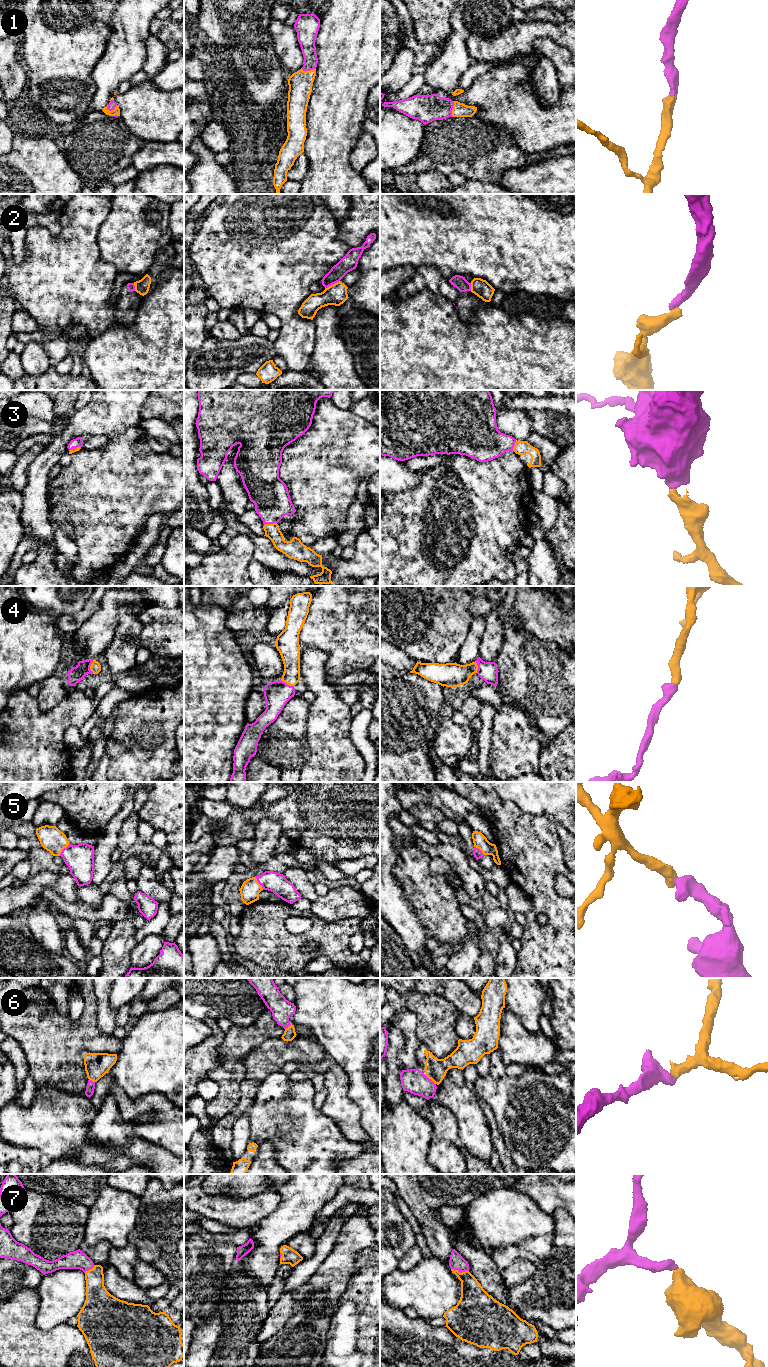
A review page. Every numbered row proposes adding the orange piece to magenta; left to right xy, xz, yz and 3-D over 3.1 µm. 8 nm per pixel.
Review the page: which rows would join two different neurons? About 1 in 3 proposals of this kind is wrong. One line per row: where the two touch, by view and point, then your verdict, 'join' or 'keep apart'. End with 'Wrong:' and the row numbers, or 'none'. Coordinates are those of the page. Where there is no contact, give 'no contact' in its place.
1: meets magenta in xy at (111, 110); join
2: meets magenta in xz at (332, 284); keep apart
3: meets magenta in xz at (270, 523); join
4: meets magenta in xy at (89, 667); join
5: meets magenta in xz at (258, 882); join
6: meets magenta in yz at (431, 1080); join
7: meets magenta in yz at (460, 1272); join
Wrong: 2

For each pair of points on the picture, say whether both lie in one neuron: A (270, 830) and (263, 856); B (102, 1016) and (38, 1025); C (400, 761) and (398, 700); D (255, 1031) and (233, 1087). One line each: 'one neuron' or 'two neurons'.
A: one neuron
B: two neurons
C: one neuron
D: one neuron

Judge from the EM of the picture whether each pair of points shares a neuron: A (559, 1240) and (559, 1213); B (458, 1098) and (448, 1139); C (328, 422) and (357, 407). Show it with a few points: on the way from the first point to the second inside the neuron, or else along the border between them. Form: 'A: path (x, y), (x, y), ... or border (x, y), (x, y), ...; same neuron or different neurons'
A: path (560, 1233), (560, 1220); same neuron
B: border (437, 1100), (453, 1114), (457, 1123), (458, 1139); different neurons
C: border (349, 409), (369, 422); different neurons

